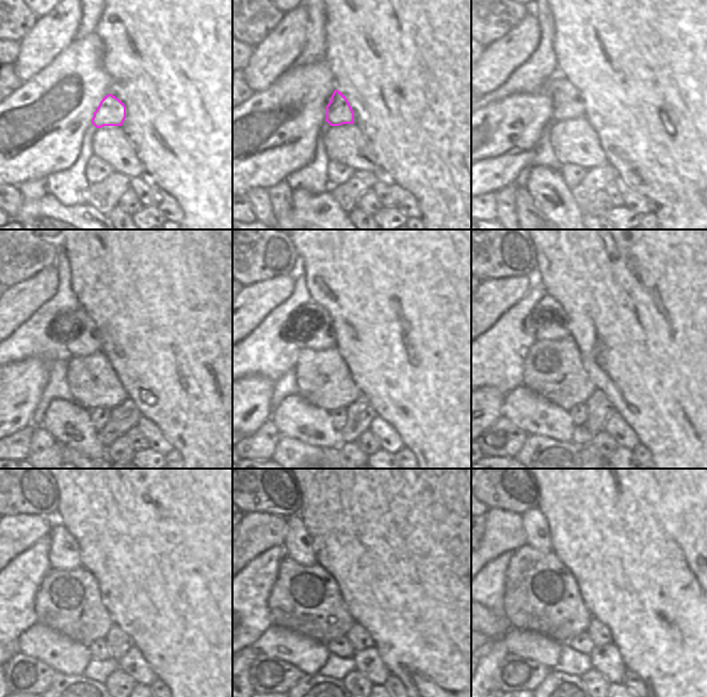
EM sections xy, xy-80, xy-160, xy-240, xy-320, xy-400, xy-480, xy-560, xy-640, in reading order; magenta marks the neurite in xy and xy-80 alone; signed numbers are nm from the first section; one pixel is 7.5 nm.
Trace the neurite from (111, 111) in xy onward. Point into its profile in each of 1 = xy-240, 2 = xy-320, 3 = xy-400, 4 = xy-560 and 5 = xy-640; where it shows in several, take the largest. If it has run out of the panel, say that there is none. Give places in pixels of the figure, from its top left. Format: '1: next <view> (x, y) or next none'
1: next xy-240 (81, 336)
2: next xy-320 (317, 333)
3: next xy-400 (548, 321)
4: next xy-560 (299, 545)
5: next xy-640 (535, 526)

